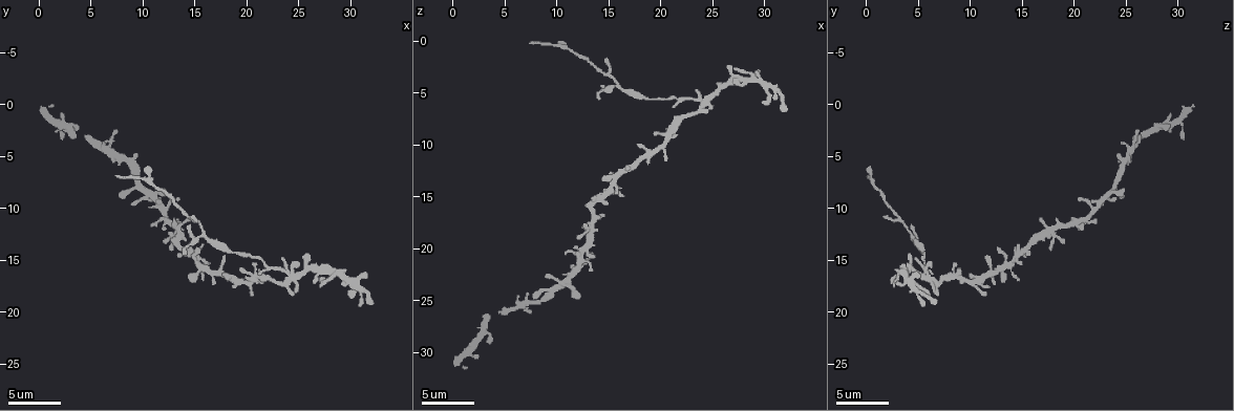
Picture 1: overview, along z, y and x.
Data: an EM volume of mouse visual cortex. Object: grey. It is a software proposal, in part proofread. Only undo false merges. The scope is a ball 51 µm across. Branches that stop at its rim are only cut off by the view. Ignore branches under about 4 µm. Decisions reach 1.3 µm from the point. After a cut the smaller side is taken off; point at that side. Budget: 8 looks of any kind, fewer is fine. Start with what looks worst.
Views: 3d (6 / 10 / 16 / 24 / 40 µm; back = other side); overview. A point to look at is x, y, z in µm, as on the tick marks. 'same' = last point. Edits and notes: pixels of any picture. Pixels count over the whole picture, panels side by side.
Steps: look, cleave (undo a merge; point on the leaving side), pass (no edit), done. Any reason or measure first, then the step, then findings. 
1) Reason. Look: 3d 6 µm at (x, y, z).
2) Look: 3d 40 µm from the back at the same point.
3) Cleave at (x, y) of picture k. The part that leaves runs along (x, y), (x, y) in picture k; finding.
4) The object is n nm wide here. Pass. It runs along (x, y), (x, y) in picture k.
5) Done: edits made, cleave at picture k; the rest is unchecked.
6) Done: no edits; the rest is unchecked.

Looks like a crossing. Look: 3d 16 µm at (24.2, 16.0, 5.6).

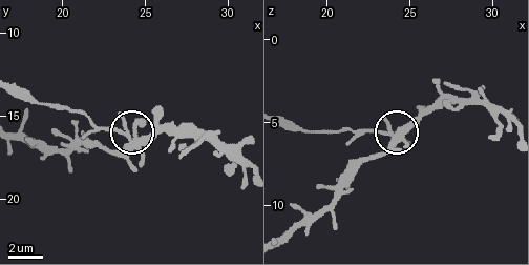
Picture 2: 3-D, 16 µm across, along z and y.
Look: 3d 6 µm at the same point.

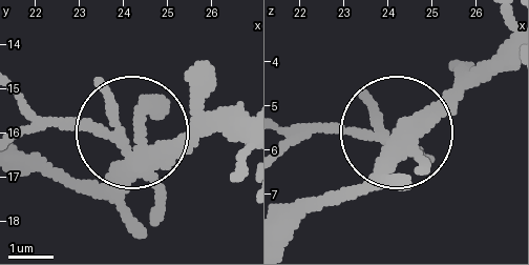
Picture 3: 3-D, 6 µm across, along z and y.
5 arms meet here. Cleave at (66, 123) of picture 3. The part that leaves runs along (122, 150), (92, 133), (47, 128), (24, 109) in picture 3; a second cell is stuck on.

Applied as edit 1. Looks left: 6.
Look: overview.

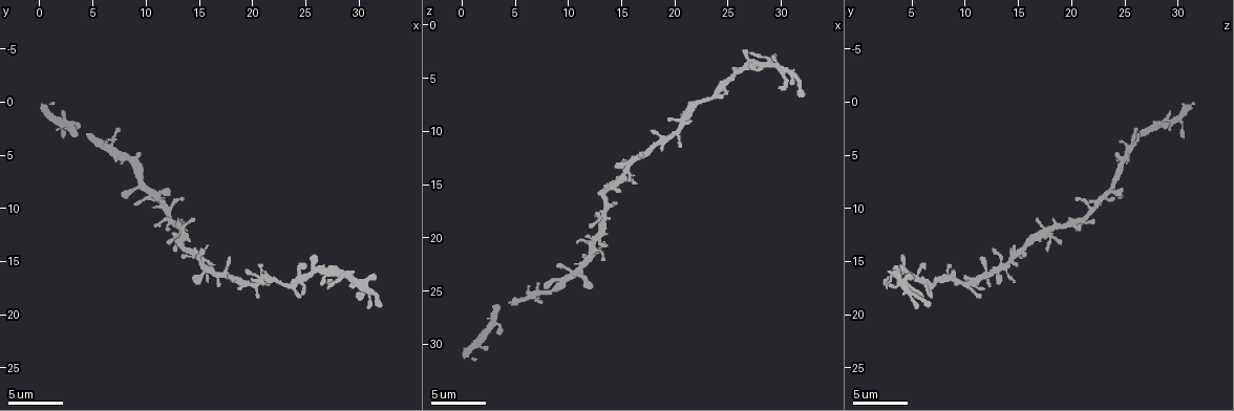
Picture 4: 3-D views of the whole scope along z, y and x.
Sudden change in width. Look: 3d 10 µm at (6.2, 4.4, 25.8).

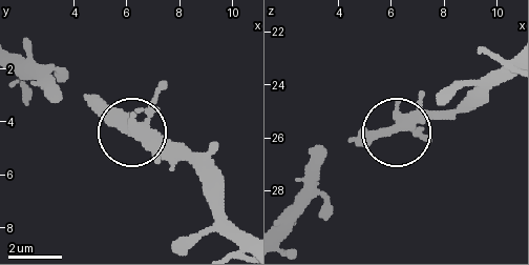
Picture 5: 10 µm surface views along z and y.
Look: 3d 6 µm at the same point.

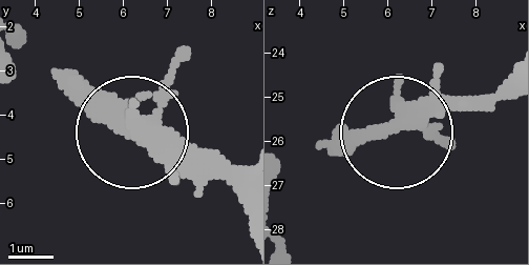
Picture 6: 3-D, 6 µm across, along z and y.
The object is 350 nm wide here. Pass. Continuous, no second cell.

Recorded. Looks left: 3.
Look: 3d 10 µm at (16.6, 16.2, 12.4).

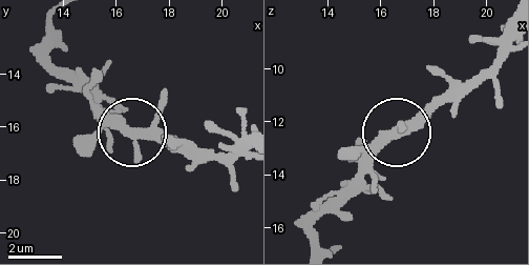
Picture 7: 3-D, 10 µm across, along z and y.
Pass. One cell here.

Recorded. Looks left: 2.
Three arms meet. Look: 3d 10 µm at (20.6, 17.0, 9.2).

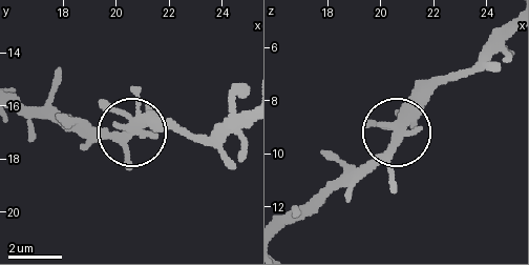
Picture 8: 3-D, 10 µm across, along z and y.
Pass. It runs along (29, 105), (122, 133), (181, 126) in picture 8; one cell here.

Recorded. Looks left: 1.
Done: edits made, cleave at picture 3; the rest is unchecked.

